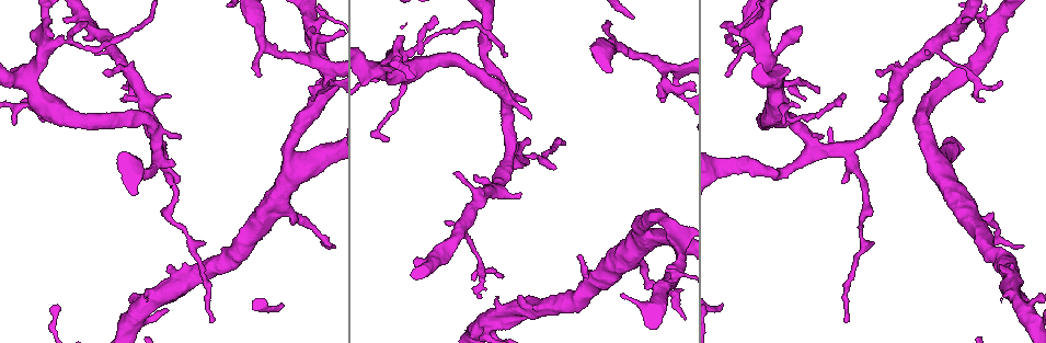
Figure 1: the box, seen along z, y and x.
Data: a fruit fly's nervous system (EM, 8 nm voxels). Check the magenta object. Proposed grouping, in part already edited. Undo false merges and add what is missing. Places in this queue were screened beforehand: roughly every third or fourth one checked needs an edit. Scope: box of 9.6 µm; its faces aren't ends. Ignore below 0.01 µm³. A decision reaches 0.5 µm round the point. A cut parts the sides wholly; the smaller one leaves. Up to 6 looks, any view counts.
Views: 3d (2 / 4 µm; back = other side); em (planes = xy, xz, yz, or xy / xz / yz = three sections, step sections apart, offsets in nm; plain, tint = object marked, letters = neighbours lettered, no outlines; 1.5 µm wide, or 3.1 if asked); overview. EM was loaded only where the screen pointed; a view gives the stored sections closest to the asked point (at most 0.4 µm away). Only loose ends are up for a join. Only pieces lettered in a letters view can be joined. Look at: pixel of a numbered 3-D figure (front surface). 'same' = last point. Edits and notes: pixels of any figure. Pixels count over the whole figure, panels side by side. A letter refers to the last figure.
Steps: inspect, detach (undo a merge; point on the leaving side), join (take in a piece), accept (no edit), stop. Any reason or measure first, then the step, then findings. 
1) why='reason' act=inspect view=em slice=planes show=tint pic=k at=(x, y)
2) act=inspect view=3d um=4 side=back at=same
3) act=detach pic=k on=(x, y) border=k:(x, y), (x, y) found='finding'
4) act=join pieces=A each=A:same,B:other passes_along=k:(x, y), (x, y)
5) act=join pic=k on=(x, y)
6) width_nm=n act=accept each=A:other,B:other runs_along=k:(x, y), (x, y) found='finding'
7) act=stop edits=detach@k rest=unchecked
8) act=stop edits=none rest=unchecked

why='arms run side by side' act=inspect view=3d um=4 pic=1 at=(402, 79)

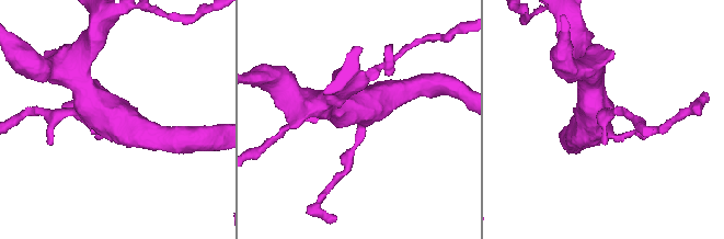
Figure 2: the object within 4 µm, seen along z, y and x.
arms=4 why='need the tissue' act=inspect view=em slice=planes show=tint pic=2 at=(601, 131)

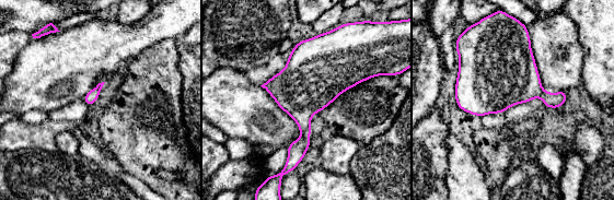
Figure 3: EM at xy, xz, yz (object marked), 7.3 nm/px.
act=inspect view=em slice=planes show=letters at=same

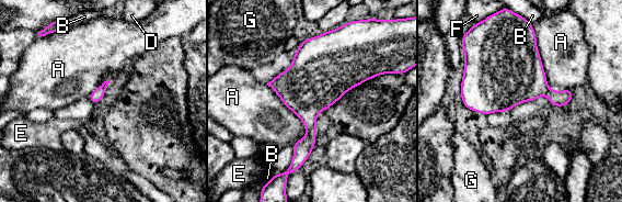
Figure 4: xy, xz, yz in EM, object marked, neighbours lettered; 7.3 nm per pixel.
longest_contact=A:550nm act=accept each=A:other,B:other,D:other,E:other,F:other,G:other border=4:(532, 24), (546, 83), (569, 89) found='one neuron here'

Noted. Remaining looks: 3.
why='branch stops here' act=inspect view=em slice=planes show=letters pic=1 at=(843, 98)

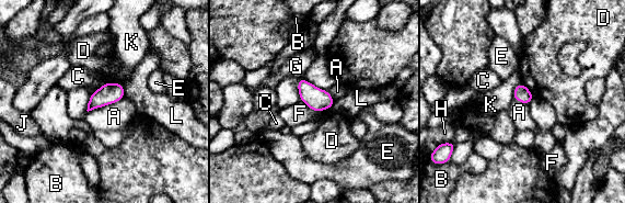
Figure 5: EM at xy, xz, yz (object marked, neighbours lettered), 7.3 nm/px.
act=accept each=A:other,B:other,C:other,D:other,E:other,F:other,G:other,H:other,J:other,K:other,L:other border=5:(124, 97), (88, 112) found='no lettered piece goes on from it'

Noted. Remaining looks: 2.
why='sharp bend' act=inspect view=em slice=xy step=4 show=tint pic=1 at=(667, 87)

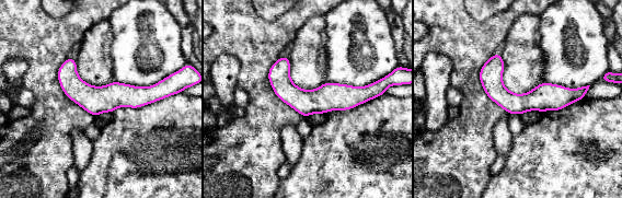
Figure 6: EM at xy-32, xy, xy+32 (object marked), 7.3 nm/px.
why='cut it another way' act=inspect view=em slice=yz step=4 show=letters at=same

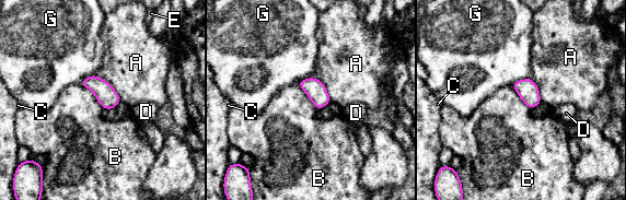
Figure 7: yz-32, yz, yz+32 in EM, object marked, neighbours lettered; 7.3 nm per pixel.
act=accept each=A:other,B:other,C:other,D:other,E:other,G:other border=7:(80, 84), (85, 86), (104, 108) found='all the same neuron'

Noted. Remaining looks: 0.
act=stop edits=none rest=unchecked

